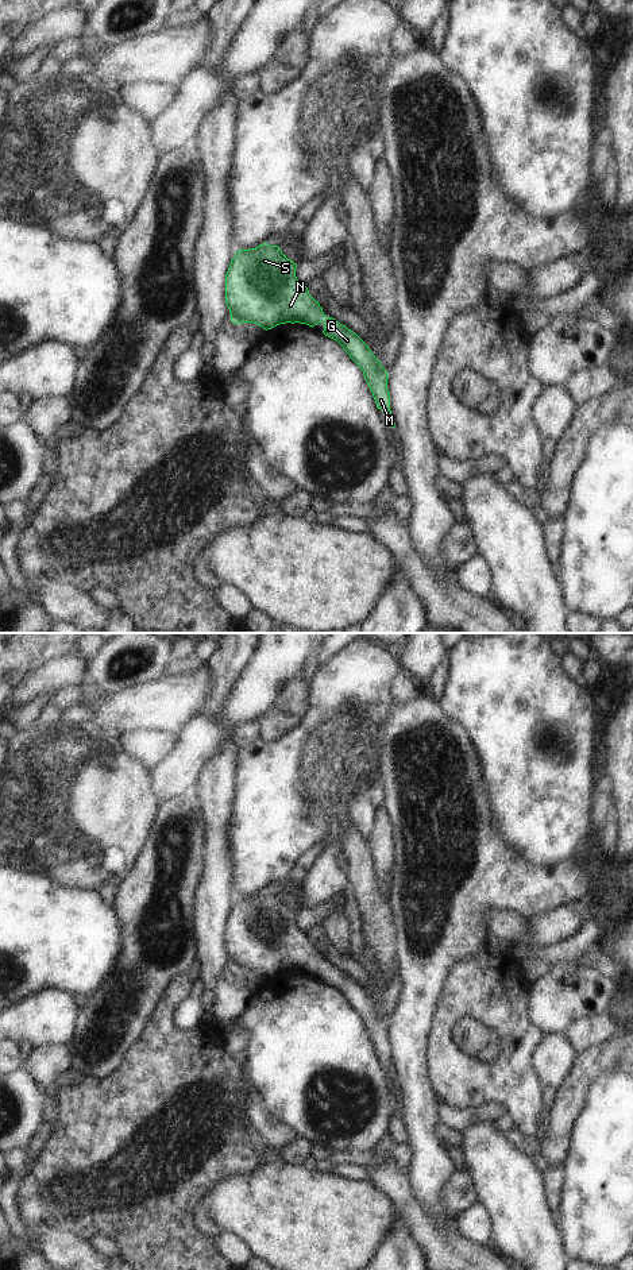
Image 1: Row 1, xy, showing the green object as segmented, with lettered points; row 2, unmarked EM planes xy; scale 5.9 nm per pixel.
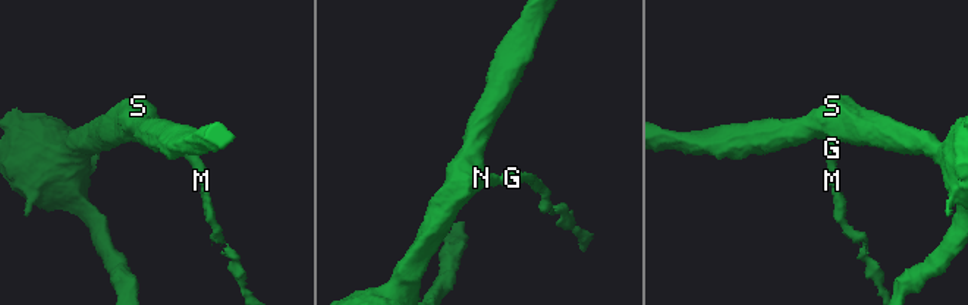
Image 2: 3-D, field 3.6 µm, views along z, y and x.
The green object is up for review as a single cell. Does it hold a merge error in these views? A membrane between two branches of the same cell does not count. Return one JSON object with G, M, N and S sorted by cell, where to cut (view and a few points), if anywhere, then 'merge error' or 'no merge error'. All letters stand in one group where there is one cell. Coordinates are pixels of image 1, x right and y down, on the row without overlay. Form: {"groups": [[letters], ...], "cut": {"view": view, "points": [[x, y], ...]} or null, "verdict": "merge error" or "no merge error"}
{"groups": [["G", "M", "N", "S"]], "cut": null, "verdict": "no merge error"}

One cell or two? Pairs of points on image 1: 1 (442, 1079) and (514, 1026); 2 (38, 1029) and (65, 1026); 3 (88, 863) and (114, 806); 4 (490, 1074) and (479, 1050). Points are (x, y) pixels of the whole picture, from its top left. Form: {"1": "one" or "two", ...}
{"1": "one", "2": "one", "3": "one", "4": "two"}

